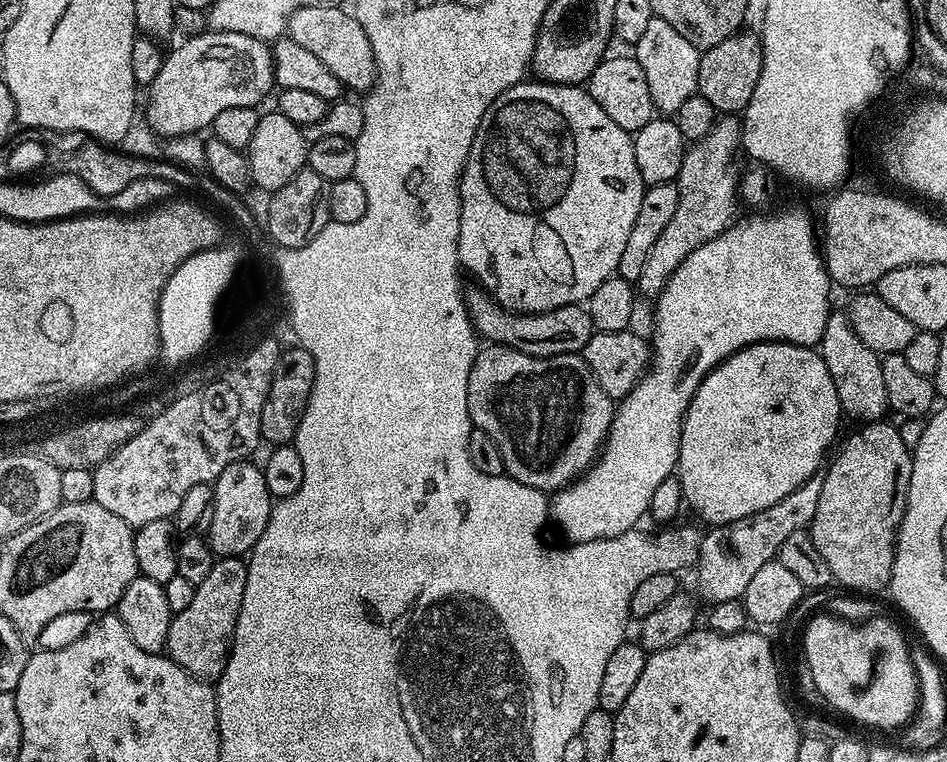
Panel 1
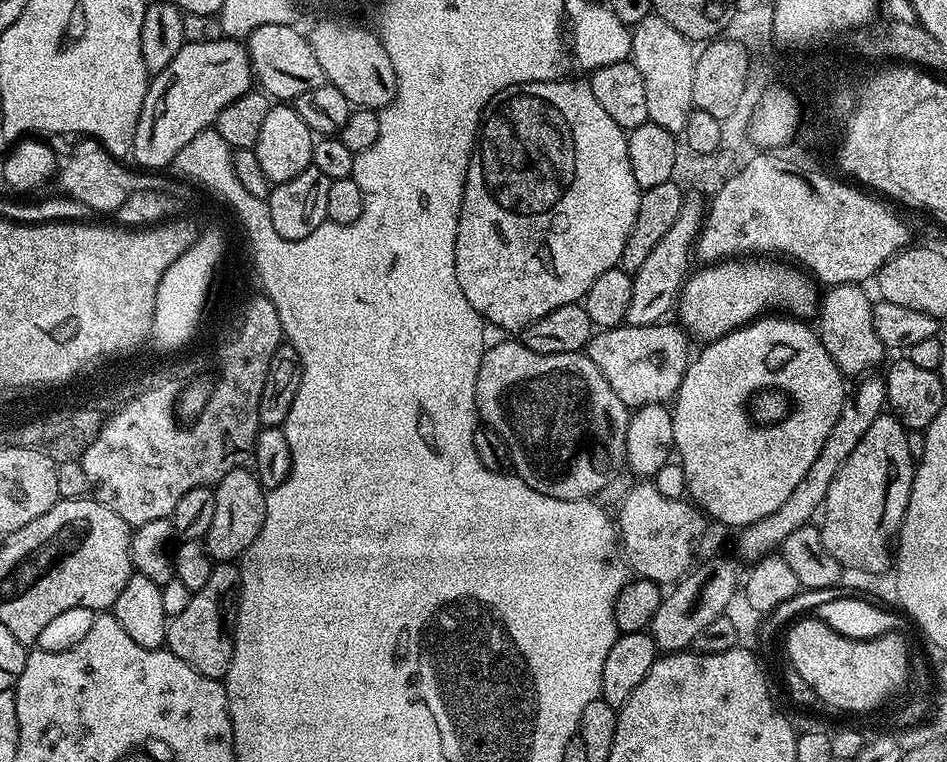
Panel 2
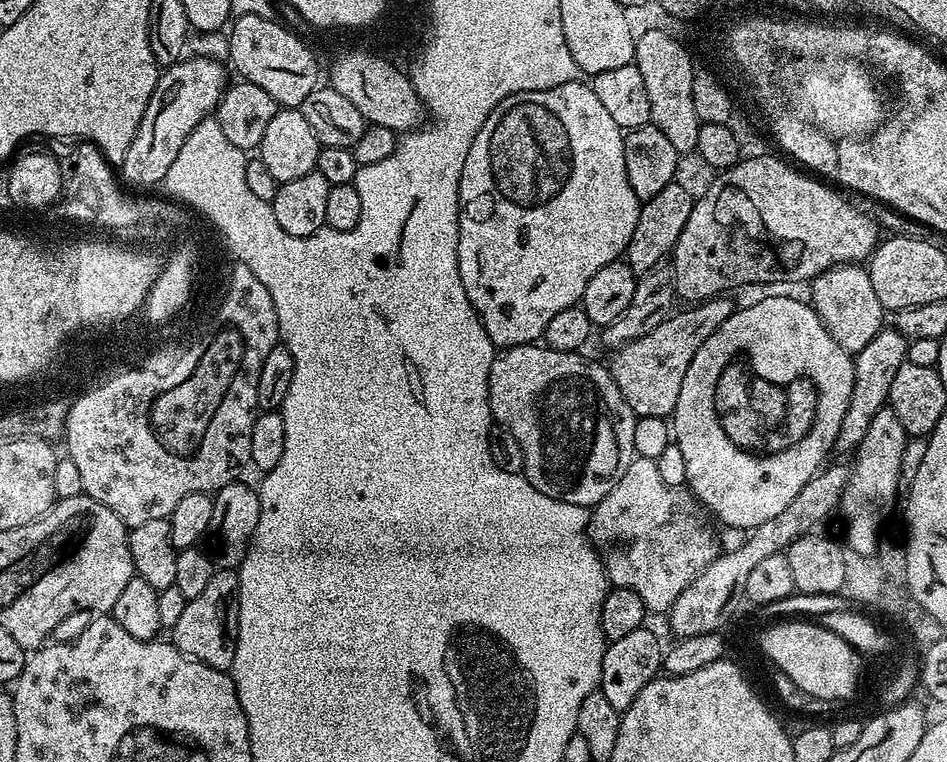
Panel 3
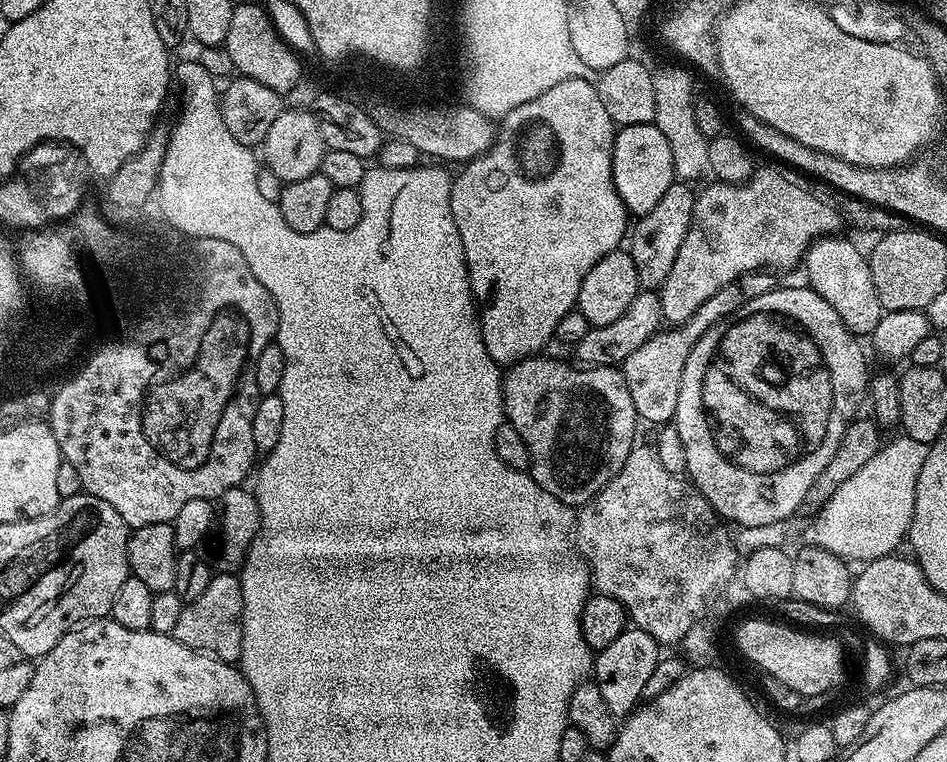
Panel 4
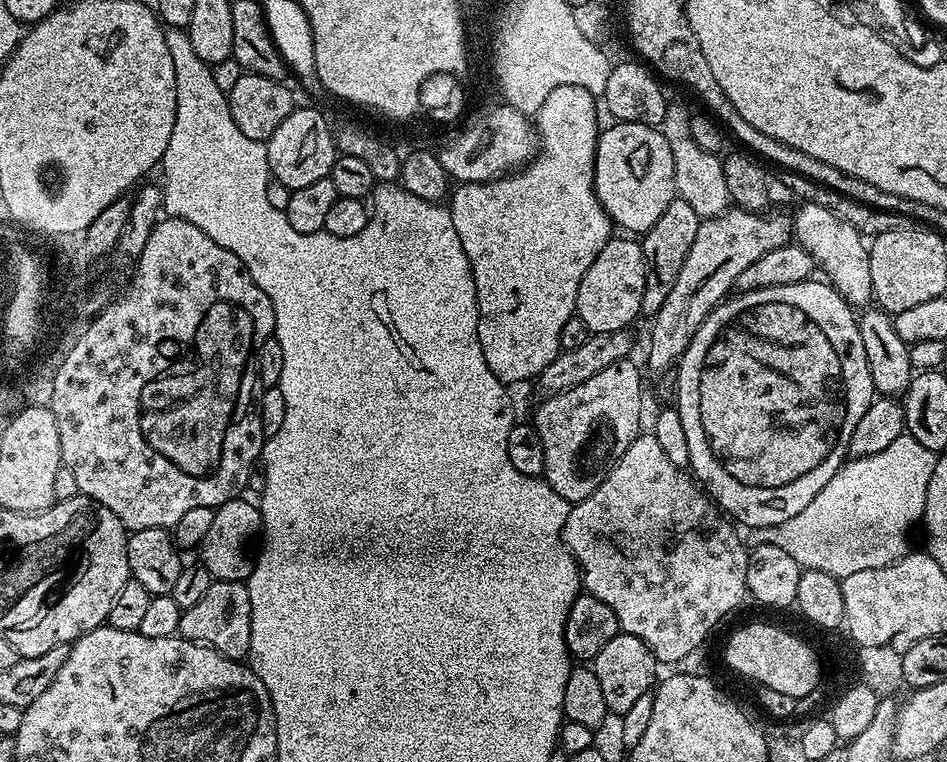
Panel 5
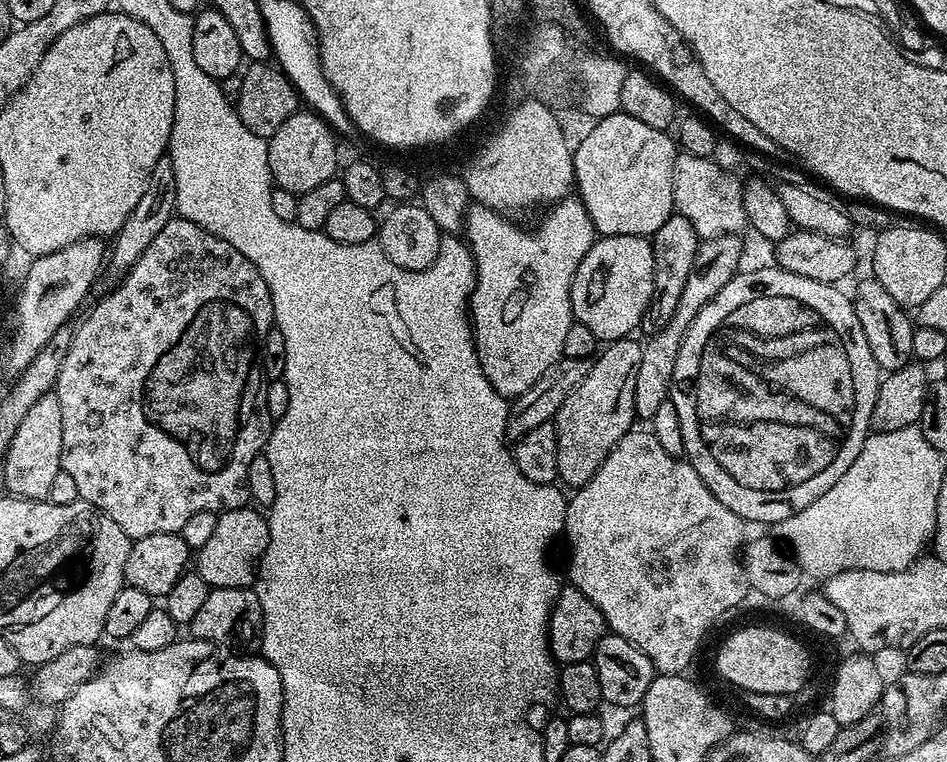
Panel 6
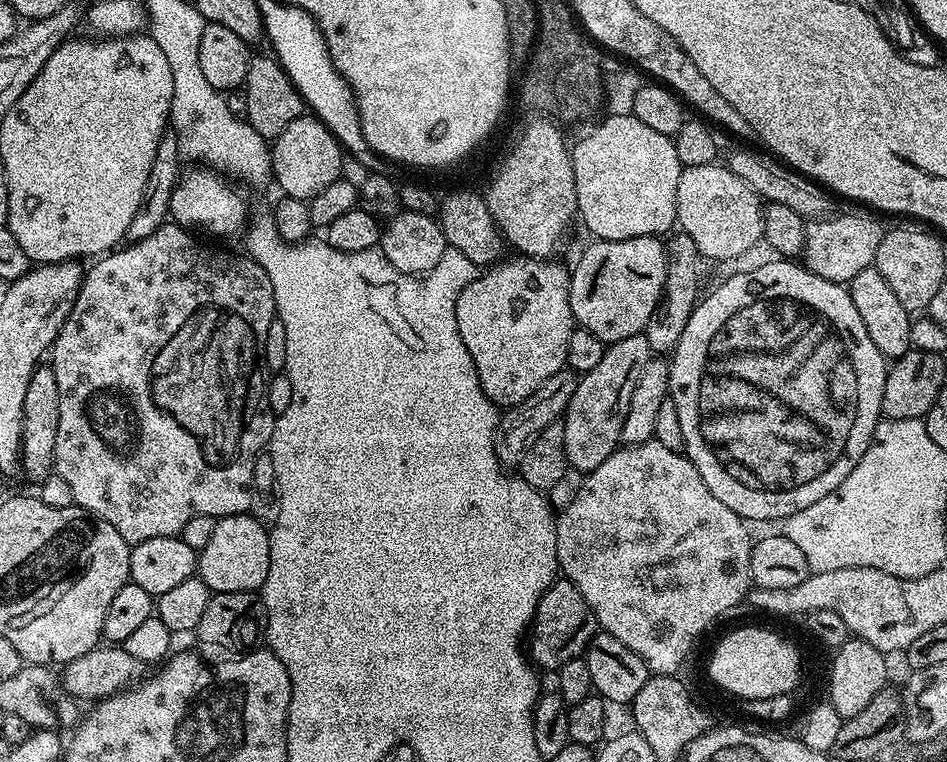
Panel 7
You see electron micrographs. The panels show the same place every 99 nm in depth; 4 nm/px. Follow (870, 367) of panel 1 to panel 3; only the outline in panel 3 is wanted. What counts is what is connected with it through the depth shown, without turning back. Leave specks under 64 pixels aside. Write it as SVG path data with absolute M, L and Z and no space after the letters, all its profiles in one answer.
M840 264L836 268L818 274L810 282L812 296L810 303L812 309L822 318L826 330L838 346L847 352L858 353L874 334L878 334L885 327L886 310L882 302L874 294L874 285L870 283L867 267L855 264Z

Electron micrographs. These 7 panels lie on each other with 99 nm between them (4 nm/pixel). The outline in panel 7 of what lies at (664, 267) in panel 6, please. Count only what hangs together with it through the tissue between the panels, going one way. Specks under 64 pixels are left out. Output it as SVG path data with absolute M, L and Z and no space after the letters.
M676 230L667 237L668 261L666 262L666 286L660 306L650 314L650 322L646 322L642 335L648 339L653 353L671 354L678 346L678 338L682 338L682 330L686 330L686 322L690 322L690 314L701 299L700 264L702 257L698 246L694 246L690 234Z

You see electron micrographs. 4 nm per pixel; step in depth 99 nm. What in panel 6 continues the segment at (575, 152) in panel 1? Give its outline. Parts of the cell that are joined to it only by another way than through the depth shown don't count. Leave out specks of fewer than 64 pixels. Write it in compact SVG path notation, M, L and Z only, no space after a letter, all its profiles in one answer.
M575 195L565 196L545 212L548 213L544 221L533 232L527 232L512 221L515 219L493 208L472 206L468 209L462 229L476 259L476 288L470 301L470 323L472 335L476 338L478 362L482 362L482 370L490 386L494 386L494 390L506 398L515 398L530 390L530 386L534 386L534 382L538 382L538 378L542 378L542 374L546 374L546 370L563 357L562 342L566 339L566 330L570 330L574 323L574 274L582 258L586 258L590 246L598 239L586 206Z

